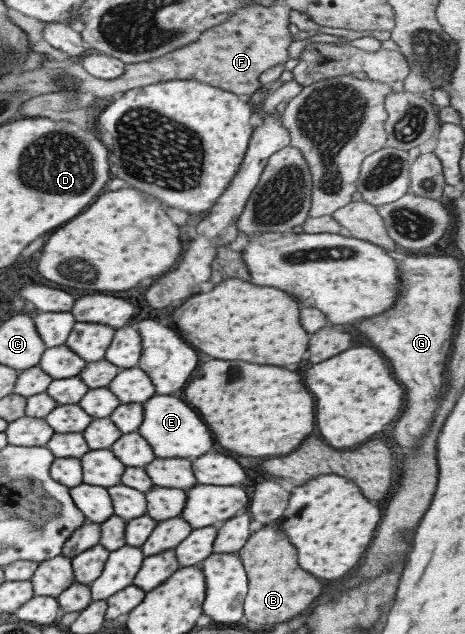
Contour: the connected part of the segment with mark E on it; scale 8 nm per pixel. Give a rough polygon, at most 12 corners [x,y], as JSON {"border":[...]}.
{"border":[[179,398],[144,402],[145,437],[157,458],[195,460],[213,438]]}

